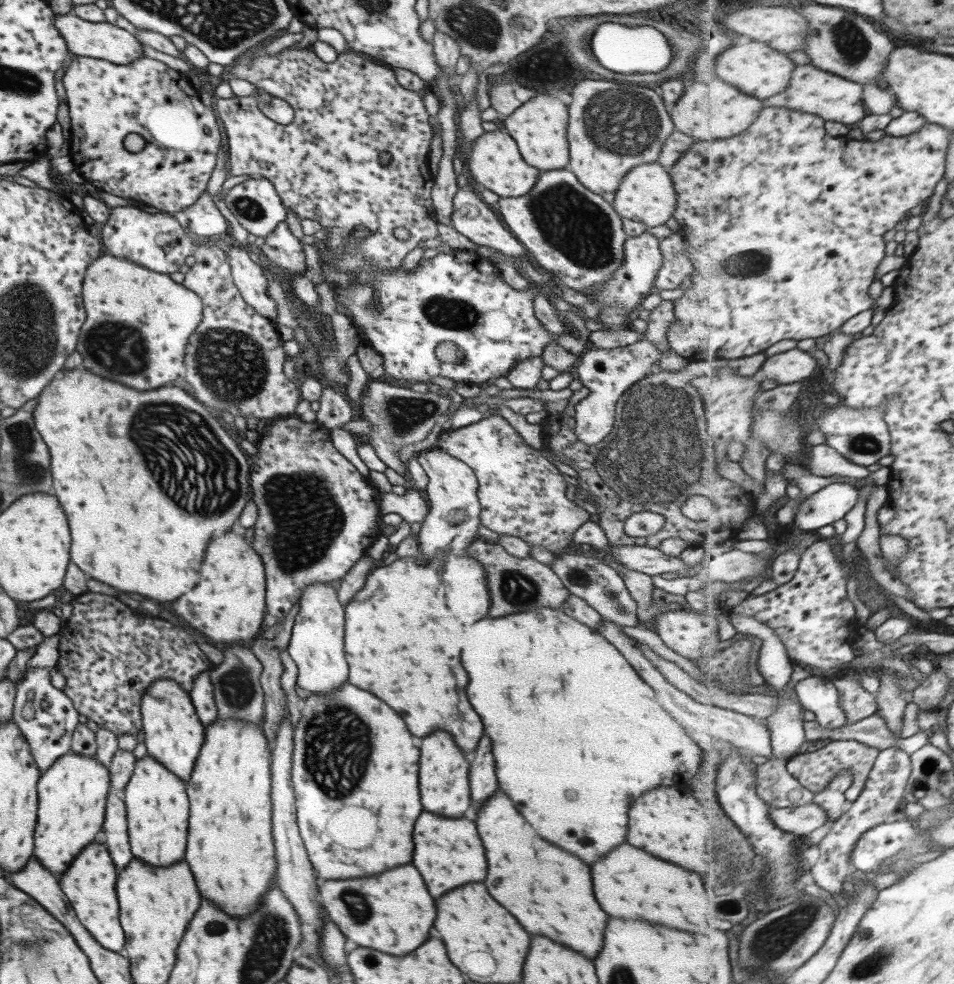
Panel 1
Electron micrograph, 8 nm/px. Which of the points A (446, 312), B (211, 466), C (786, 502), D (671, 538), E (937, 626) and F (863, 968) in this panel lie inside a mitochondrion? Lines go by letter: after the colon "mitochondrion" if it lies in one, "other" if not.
A: mitochondrion
B: mitochondrion
C: other
D: other
E: other
F: mitochondrion

